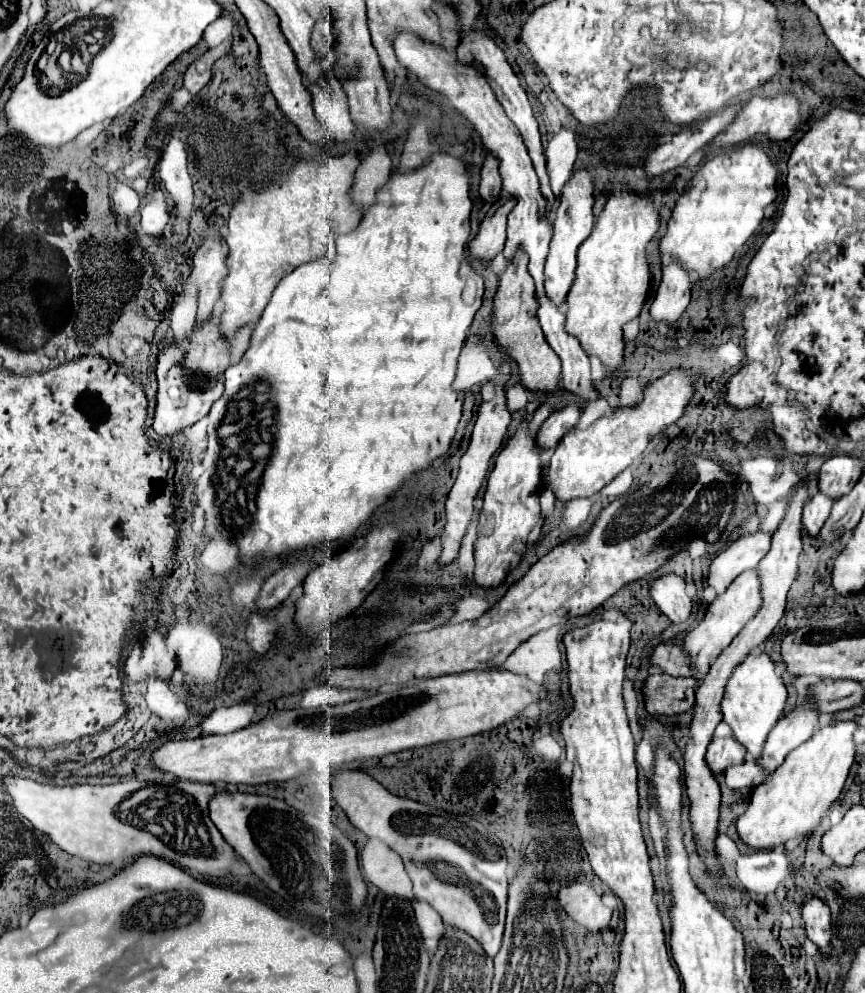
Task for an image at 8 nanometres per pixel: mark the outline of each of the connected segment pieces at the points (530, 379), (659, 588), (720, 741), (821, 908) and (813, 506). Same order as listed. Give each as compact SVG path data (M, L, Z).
M518 251L512 265L508 265L506 273L500 277L500 287L494 295L494 317L492 317L492 329L496 335L496 341L506 347L508 357L512 357L520 367L520 381L528 389L536 391L554 391L560 385L560 359L546 343L538 317L536 317L536 295L534 295L534 281L528 275L526 269L528 257Z
M670 573L652 581L650 595L672 623L688 621L692 613L692 599L686 595L686 583L682 577Z
M714 737L708 745L706 763L714 775L722 773L728 765L742 763L746 757L746 747L740 745L734 737Z
M808 897L802 907L802 917L806 923L806 933L812 943L816 943L822 957L832 957L832 919L830 909L818 897Z
M822 493L814 495L814 497L806 503L804 515L802 515L802 523L804 523L806 531L808 531L812 537L816 537L816 535L820 533L822 525L824 525L826 519L830 517L832 505L834 505L834 499L830 499L828 495L822 495Z

